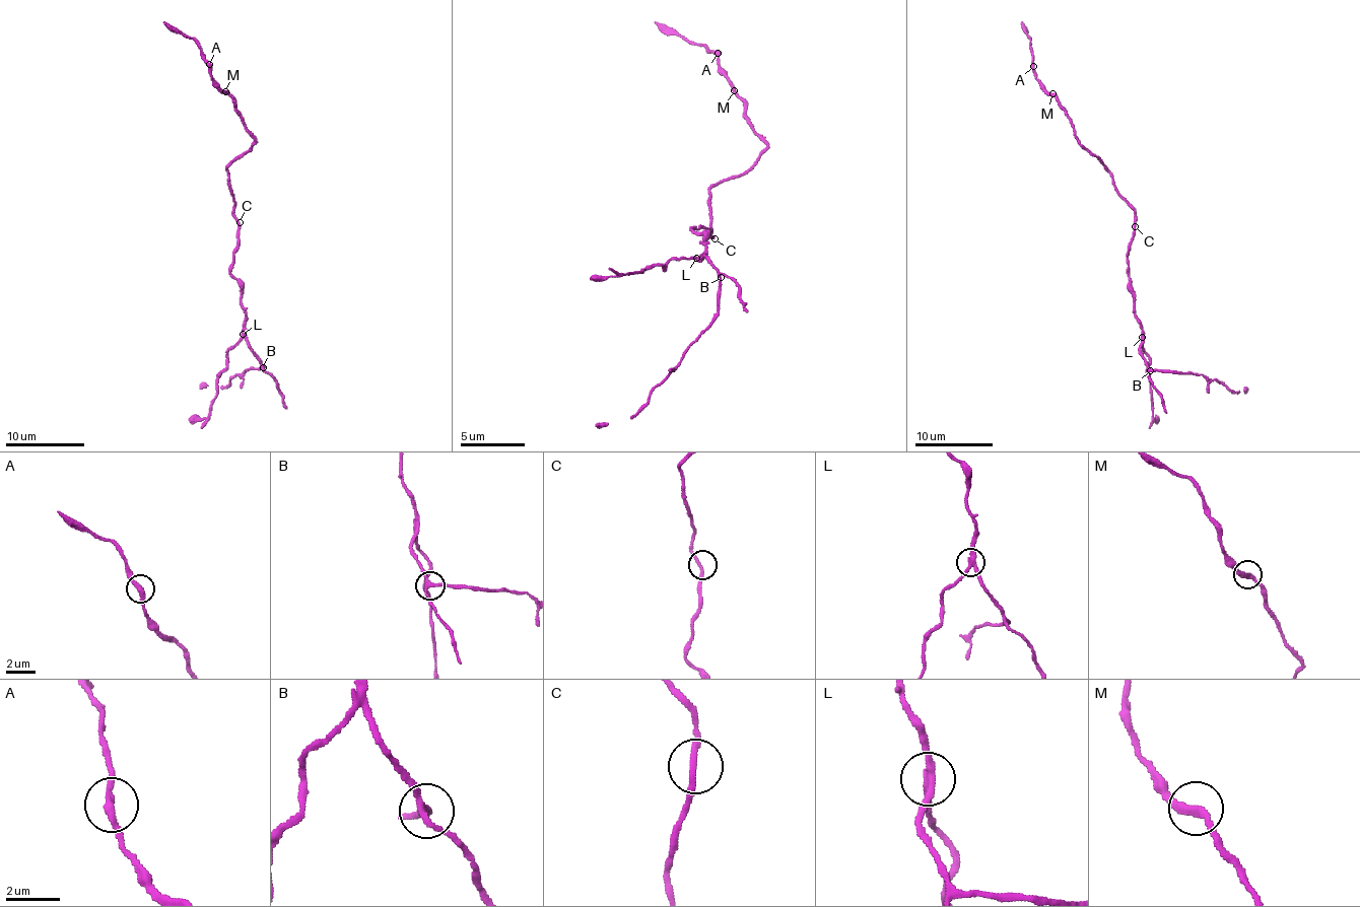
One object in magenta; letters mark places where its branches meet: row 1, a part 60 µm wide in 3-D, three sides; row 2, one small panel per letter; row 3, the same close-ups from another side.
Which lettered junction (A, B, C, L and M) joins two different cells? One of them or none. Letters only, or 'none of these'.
L

